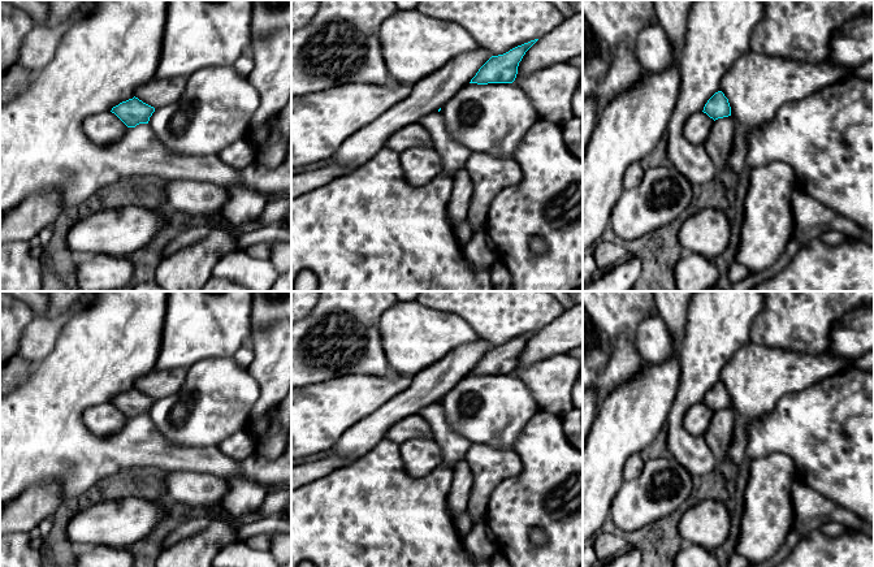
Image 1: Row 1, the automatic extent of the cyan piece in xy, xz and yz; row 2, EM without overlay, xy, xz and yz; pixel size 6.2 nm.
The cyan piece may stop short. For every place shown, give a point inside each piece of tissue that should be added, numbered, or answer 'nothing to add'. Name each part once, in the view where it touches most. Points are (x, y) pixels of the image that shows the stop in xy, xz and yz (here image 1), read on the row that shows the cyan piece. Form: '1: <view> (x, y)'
nothing to add

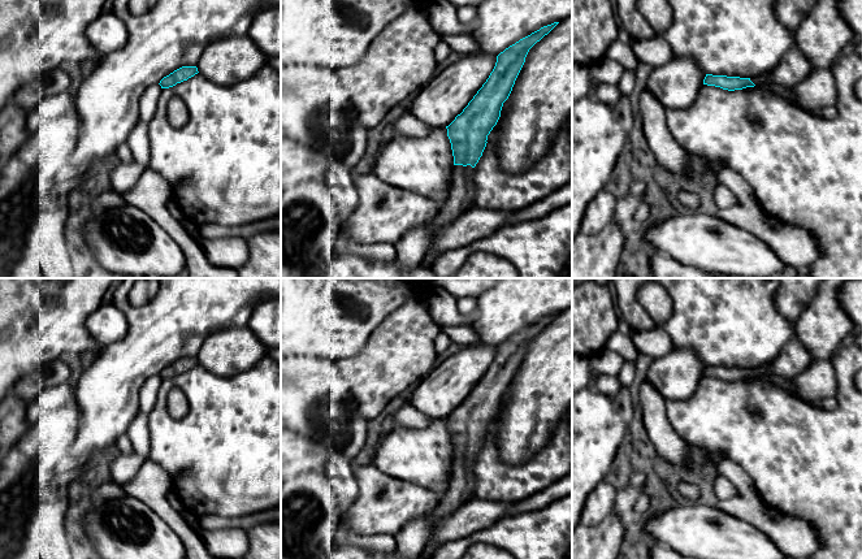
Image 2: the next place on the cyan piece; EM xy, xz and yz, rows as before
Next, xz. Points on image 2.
1: xz (459, 199)

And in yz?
1: yz (793, 68)

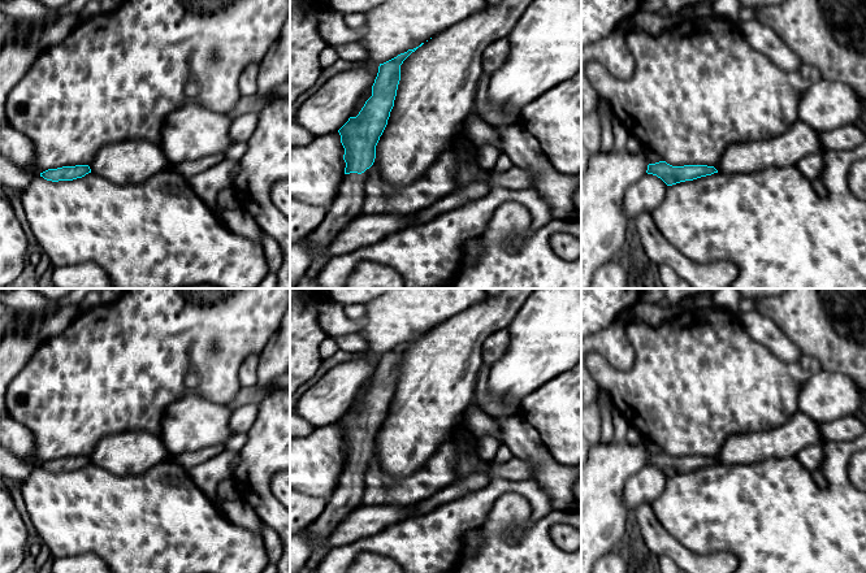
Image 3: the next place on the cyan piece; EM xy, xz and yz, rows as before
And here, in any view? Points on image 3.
1: xz (346, 205)

